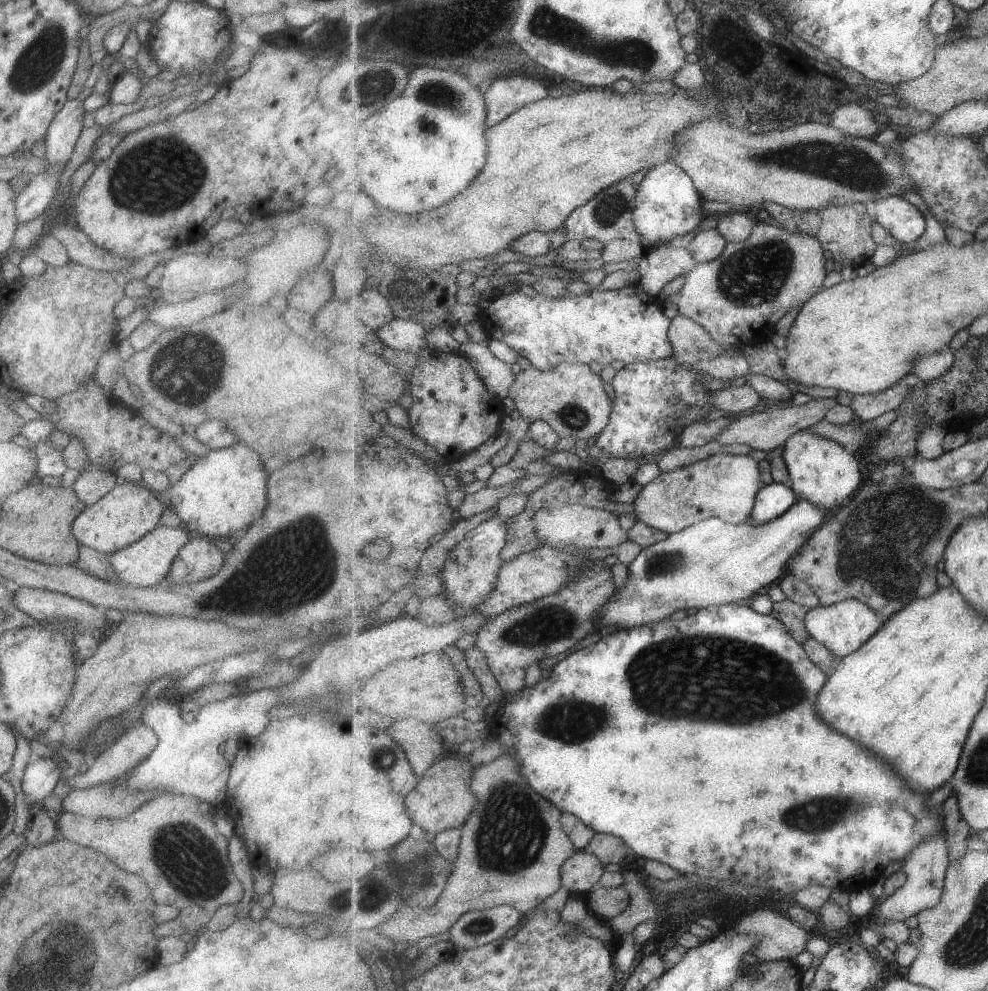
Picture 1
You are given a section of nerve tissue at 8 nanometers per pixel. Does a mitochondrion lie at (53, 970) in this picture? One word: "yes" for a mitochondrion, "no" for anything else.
yes

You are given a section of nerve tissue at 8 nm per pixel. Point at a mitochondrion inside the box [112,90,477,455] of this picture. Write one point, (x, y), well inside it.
(185, 349)

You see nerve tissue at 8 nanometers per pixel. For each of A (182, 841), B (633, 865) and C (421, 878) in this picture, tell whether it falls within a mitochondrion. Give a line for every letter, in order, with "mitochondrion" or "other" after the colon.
A: mitochondrion
B: other
C: mitochondrion

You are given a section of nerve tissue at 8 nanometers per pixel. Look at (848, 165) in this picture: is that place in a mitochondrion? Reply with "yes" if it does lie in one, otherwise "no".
yes

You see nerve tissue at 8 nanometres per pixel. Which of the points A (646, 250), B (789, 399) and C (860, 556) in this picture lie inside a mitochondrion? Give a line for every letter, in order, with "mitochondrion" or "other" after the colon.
A: other
B: other
C: mitochondrion

